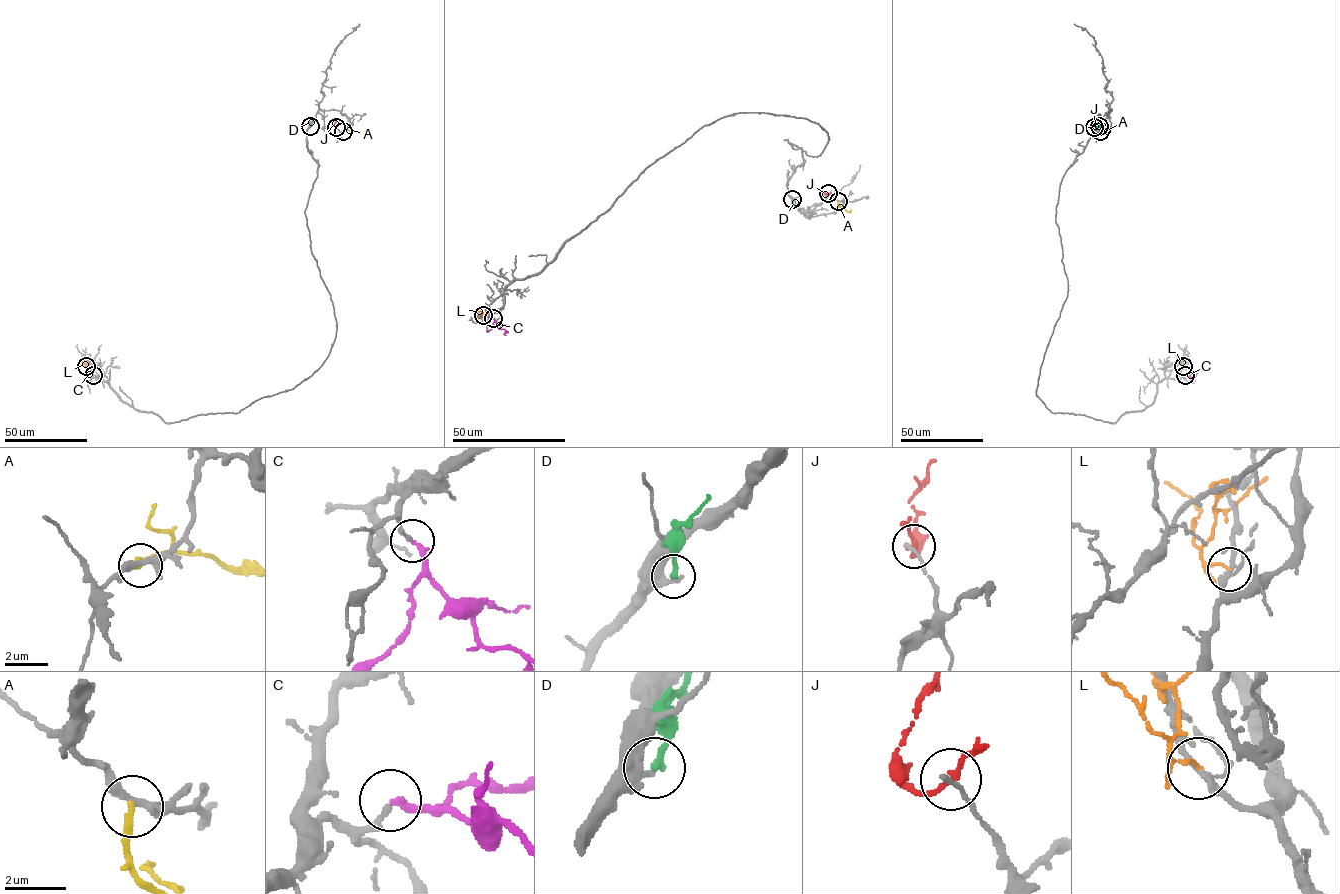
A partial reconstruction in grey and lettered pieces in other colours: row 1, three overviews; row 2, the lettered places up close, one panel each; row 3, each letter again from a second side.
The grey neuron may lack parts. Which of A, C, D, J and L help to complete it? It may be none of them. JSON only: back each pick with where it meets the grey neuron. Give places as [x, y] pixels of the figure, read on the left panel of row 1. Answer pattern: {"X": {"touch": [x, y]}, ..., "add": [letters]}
{"C": {"touch": [93, 375]}, "add": ["C"]}

